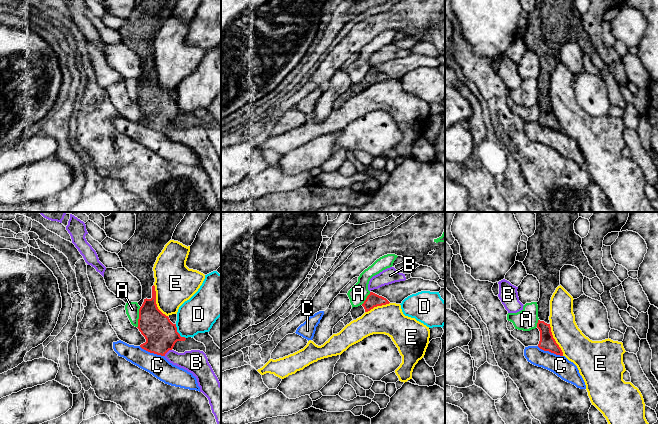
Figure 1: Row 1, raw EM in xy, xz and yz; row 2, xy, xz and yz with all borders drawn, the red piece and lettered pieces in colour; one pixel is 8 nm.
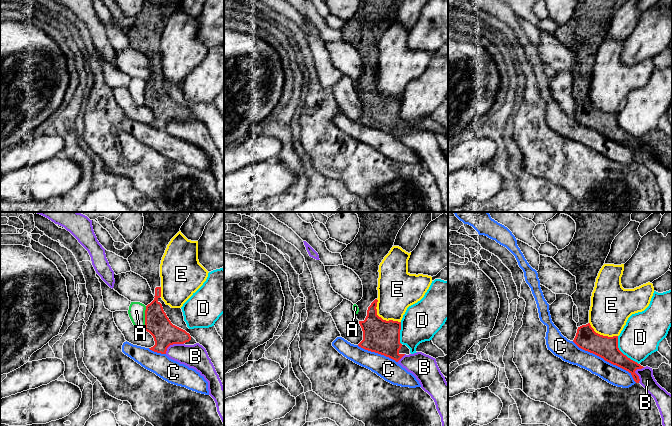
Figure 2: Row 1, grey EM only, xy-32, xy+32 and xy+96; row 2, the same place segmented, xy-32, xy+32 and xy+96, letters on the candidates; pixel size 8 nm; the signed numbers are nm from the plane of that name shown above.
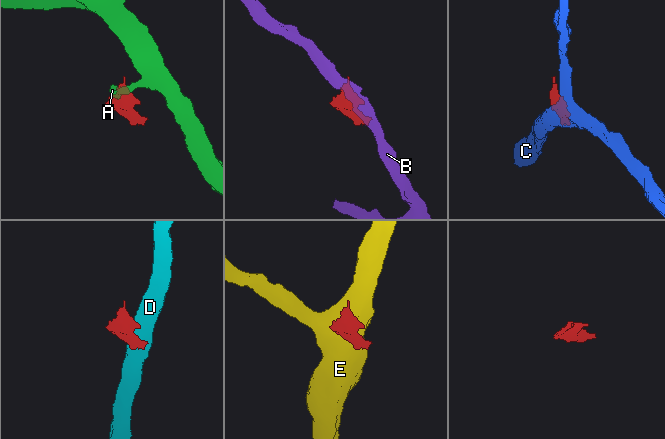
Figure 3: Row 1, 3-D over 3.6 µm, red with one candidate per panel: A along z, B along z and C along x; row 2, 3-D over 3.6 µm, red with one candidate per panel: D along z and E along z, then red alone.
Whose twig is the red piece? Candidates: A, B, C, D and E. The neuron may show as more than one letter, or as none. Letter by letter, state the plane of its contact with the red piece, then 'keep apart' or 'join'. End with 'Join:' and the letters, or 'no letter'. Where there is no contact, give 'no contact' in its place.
A: meets red in xy; keep apart
B: meets red in xy; keep apart
C: meets red in yz; keep apart
D: meets red in xy; keep apart
E: meets red in xy; keep apart
Join: no letter

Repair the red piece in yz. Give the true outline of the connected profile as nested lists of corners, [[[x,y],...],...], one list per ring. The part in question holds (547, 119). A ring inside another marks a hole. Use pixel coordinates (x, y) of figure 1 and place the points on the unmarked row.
[[[536,0],[535,9],[528,14],[528,29],[522,38],[527,50],[536,53],[540,59],[538,123],[560,132],[563,128],[553,114],[549,96],[550,76],[560,62],[560,46],[564,41],[572,41],[589,55],[597,53],[581,20],[582,14],[575,9],[574,0]]]

